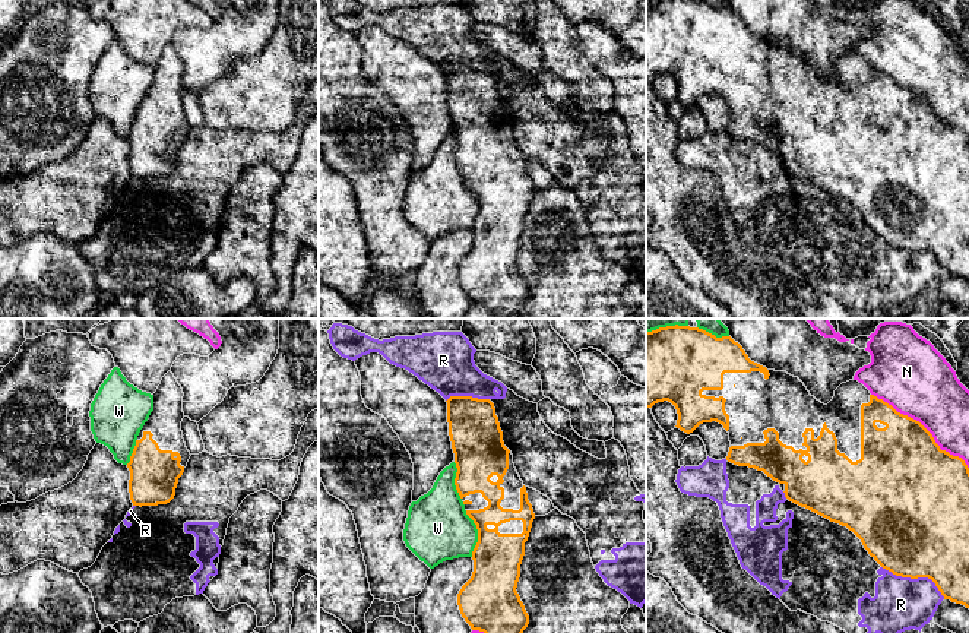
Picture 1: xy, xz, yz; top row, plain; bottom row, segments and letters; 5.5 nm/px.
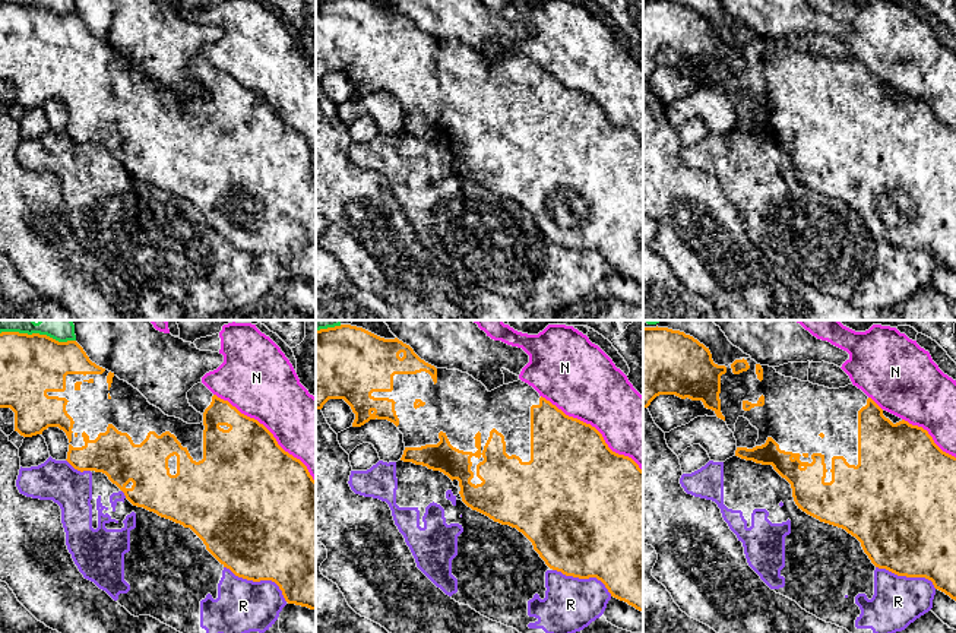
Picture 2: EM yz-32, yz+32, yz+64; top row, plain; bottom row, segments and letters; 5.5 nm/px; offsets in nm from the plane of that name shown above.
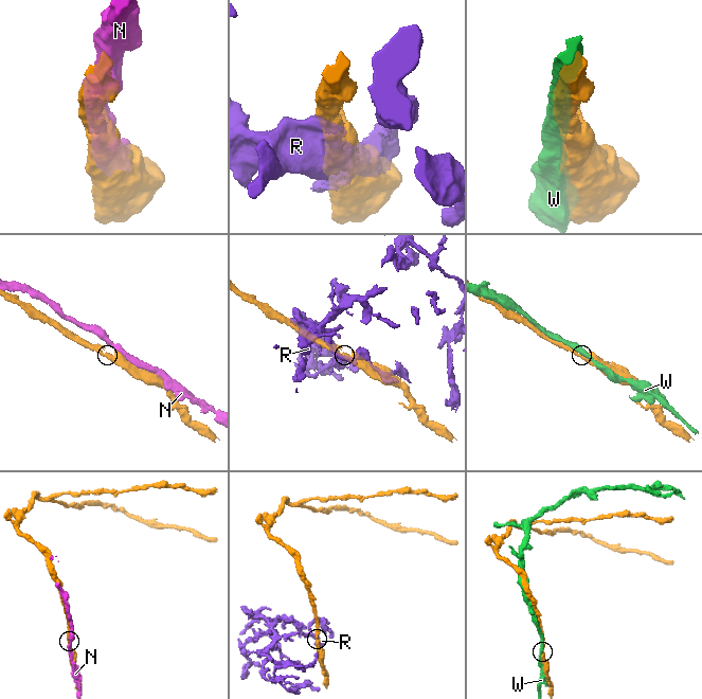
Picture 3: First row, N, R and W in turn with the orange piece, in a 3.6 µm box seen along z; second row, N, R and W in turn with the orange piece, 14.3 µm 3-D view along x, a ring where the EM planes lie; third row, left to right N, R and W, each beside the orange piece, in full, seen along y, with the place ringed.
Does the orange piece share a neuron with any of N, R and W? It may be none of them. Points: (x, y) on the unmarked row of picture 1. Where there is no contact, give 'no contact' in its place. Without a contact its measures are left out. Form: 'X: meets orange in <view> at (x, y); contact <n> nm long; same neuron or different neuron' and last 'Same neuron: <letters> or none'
N: meets orange in yz at (924, 100); contact 700 nm long; different neuron
R: meets orange in yz at (915, 250); contact 400 nm long; different neuron
W: meets orange in xz at (478, 206); contact 260 nm long; different neuron
Same neuron: none

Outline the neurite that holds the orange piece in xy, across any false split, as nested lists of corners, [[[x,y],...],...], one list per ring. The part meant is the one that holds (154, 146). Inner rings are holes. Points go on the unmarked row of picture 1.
[[[168,44],[153,66],[153,83],[140,102],[127,140],[133,178],[158,178],[175,168],[178,151],[190,132],[181,94],[183,61]]]

